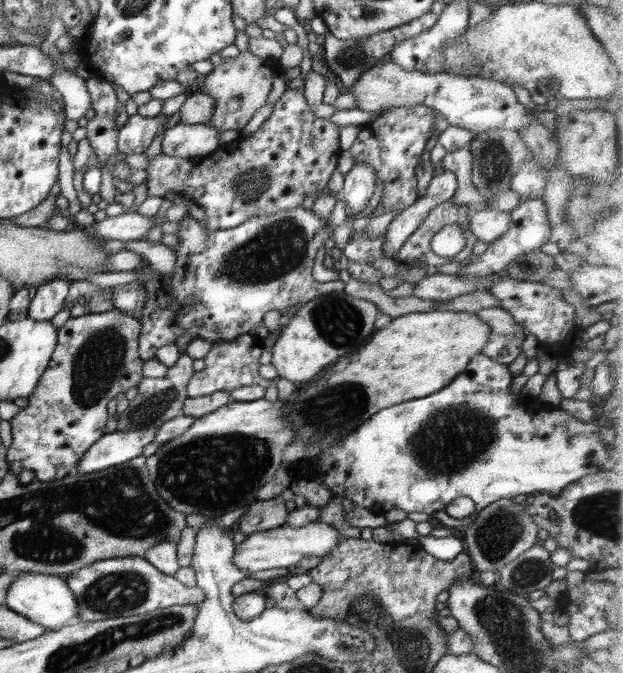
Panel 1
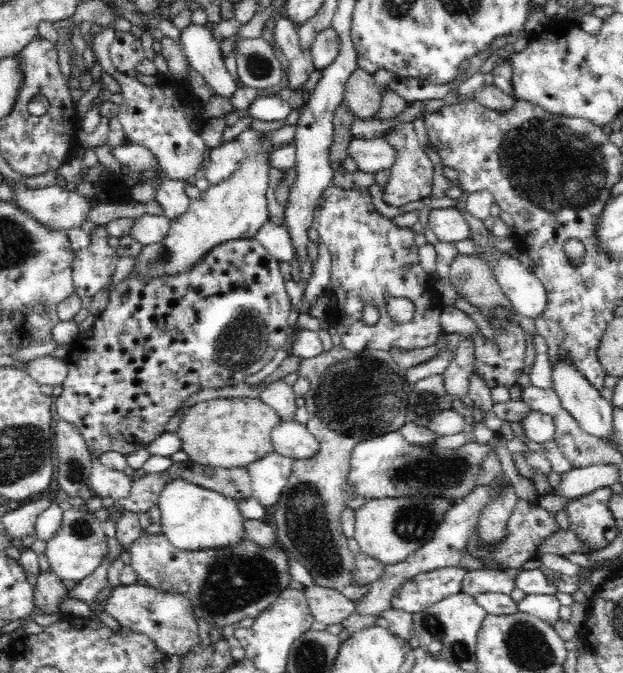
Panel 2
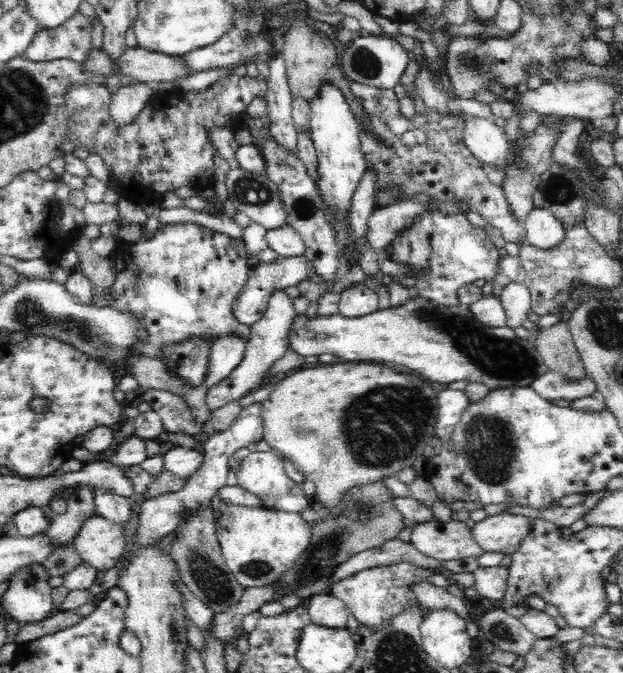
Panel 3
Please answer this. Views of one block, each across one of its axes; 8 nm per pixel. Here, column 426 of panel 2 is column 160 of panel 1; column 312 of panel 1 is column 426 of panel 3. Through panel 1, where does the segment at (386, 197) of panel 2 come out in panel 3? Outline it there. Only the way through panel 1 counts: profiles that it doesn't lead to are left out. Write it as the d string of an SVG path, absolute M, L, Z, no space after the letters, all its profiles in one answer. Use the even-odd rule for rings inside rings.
M350 81L350 89L356 99L362 104L362 107L365 109L365 112L369 115L370 123L372 124L372 129L366 129L364 127L364 123L360 121L357 117L357 122L359 122L359 126L361 126L361 148L364 157L368 164L374 165L374 171L376 171L376 189L375 189L375 197L377 197L377 192L384 187L393 187L394 185L398 185L400 187L400 196L394 200L394 202L398 202L404 199L414 199L416 198L414 194L418 192L424 192L430 196L433 200L439 200L440 202L445 200L450 201L461 201L462 199L466 199L468 201L469 210L471 212L476 212L478 215L481 215L486 221L488 225L492 227L496 227L503 235L506 242L518 242L518 240L525 240L525 236L527 234L527 230L525 229L525 222L519 222L519 219L510 211L508 205L508 199L506 199L506 195L504 189L501 186L498 186L498 183L492 183L490 179L487 177L487 169L482 166L479 161L472 155L472 152L467 148L465 141L463 140L464 134L464 117L462 115L452 115L451 112L448 115L440 115L437 111L427 109L424 114L417 114L414 119L408 120L402 116L402 112L399 108L399 96L398 93L394 89L378 89L374 86L367 86L361 84L360 82Z

